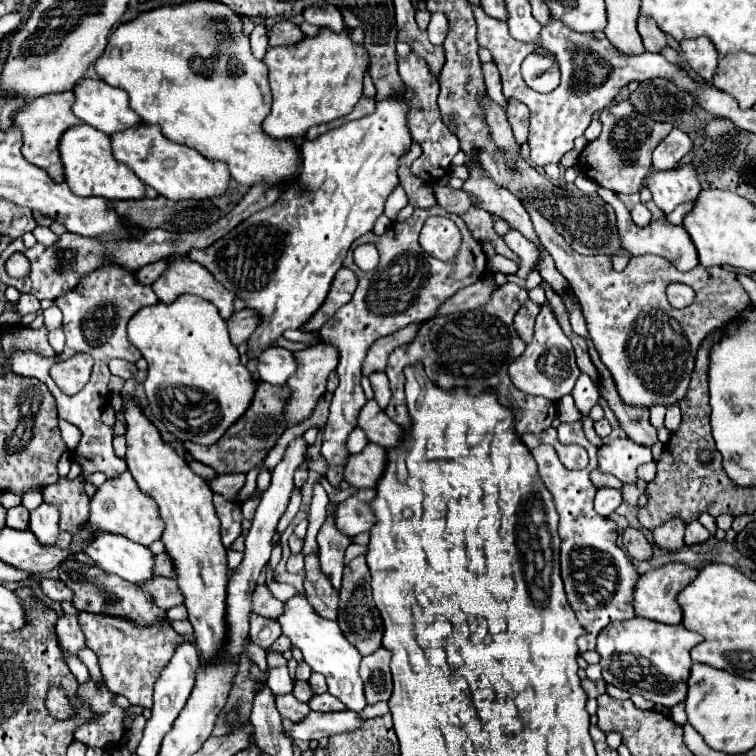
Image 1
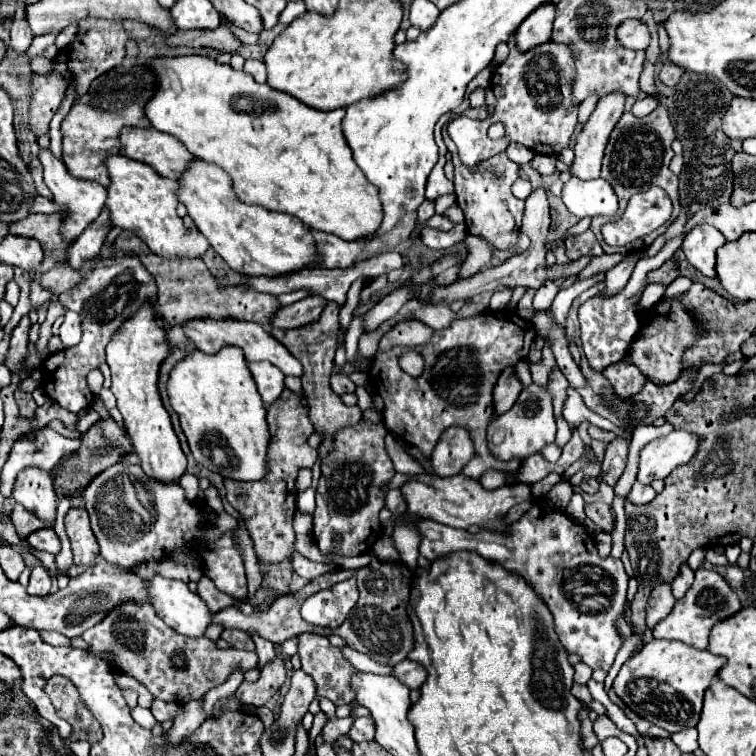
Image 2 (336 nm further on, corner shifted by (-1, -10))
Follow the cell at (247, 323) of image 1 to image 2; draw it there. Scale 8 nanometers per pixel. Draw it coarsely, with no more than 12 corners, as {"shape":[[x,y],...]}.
{"shape":[[309,295],[279,307],[271,327],[303,327],[319,319],[327,301]]}

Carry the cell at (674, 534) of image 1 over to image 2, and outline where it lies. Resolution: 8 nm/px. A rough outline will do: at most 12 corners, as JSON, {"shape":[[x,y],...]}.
{"shape":[[661,581],[647,603],[653,629],[673,607],[671,583]]}

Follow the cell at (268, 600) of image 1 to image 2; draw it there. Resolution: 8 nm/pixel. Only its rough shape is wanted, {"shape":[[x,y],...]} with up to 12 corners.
{"shape":[[301,633],[301,669],[335,705],[355,699],[349,661],[325,637]]}

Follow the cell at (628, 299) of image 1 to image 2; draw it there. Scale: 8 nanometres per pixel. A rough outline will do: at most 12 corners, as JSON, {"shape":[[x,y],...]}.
{"shape":[[665,297],[639,315],[623,361],[671,383],[705,327]]}

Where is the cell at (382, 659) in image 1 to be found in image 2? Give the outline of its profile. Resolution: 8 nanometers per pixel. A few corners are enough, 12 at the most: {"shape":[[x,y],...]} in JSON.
{"shape":[[405,659],[393,667],[393,677],[409,689],[427,679],[419,663]]}

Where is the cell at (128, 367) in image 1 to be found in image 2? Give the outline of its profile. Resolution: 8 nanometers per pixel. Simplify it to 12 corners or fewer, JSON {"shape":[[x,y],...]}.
{"shape":[[95,369],[87,375],[93,395],[103,389],[103,373]]}

